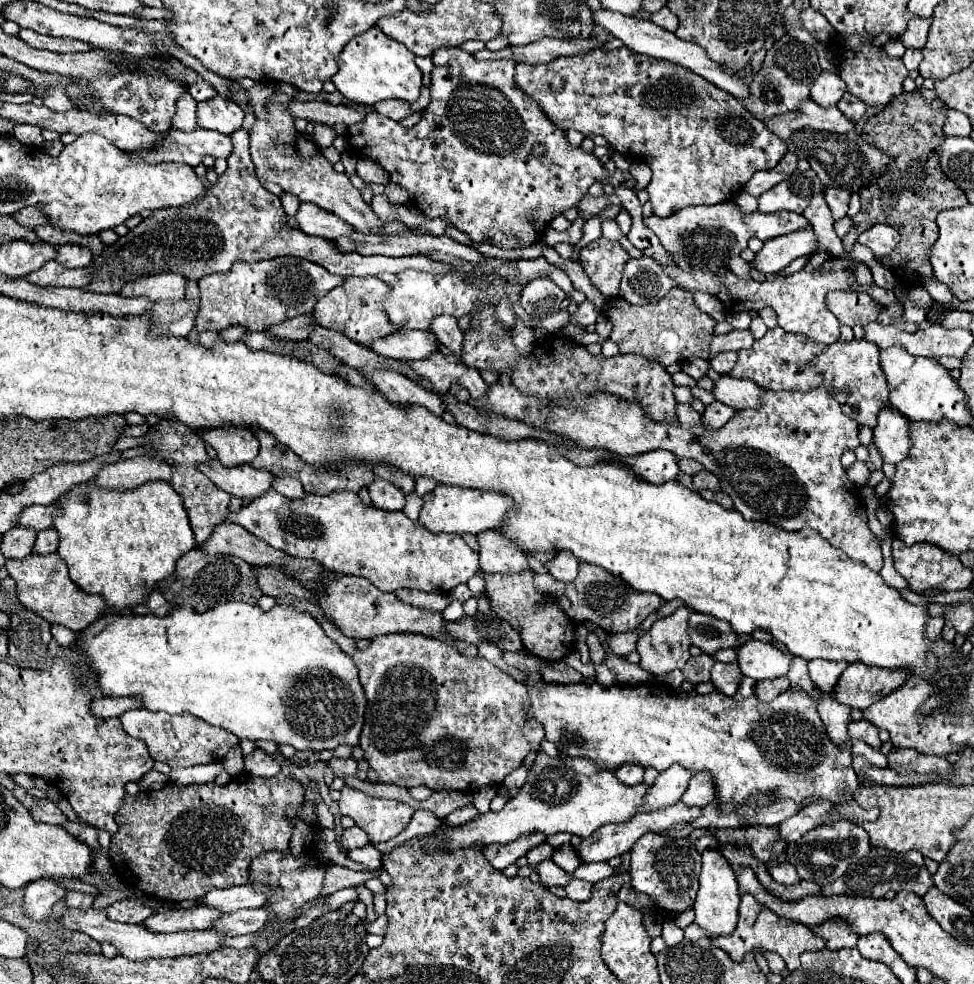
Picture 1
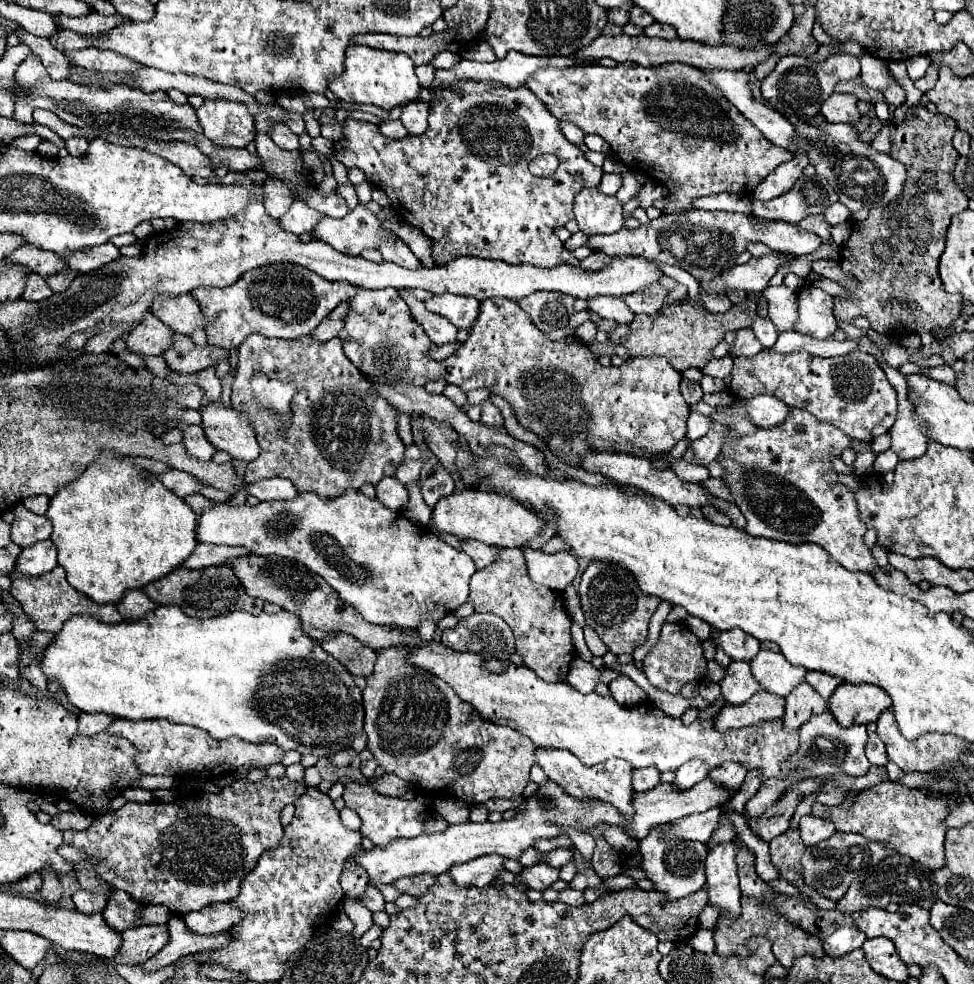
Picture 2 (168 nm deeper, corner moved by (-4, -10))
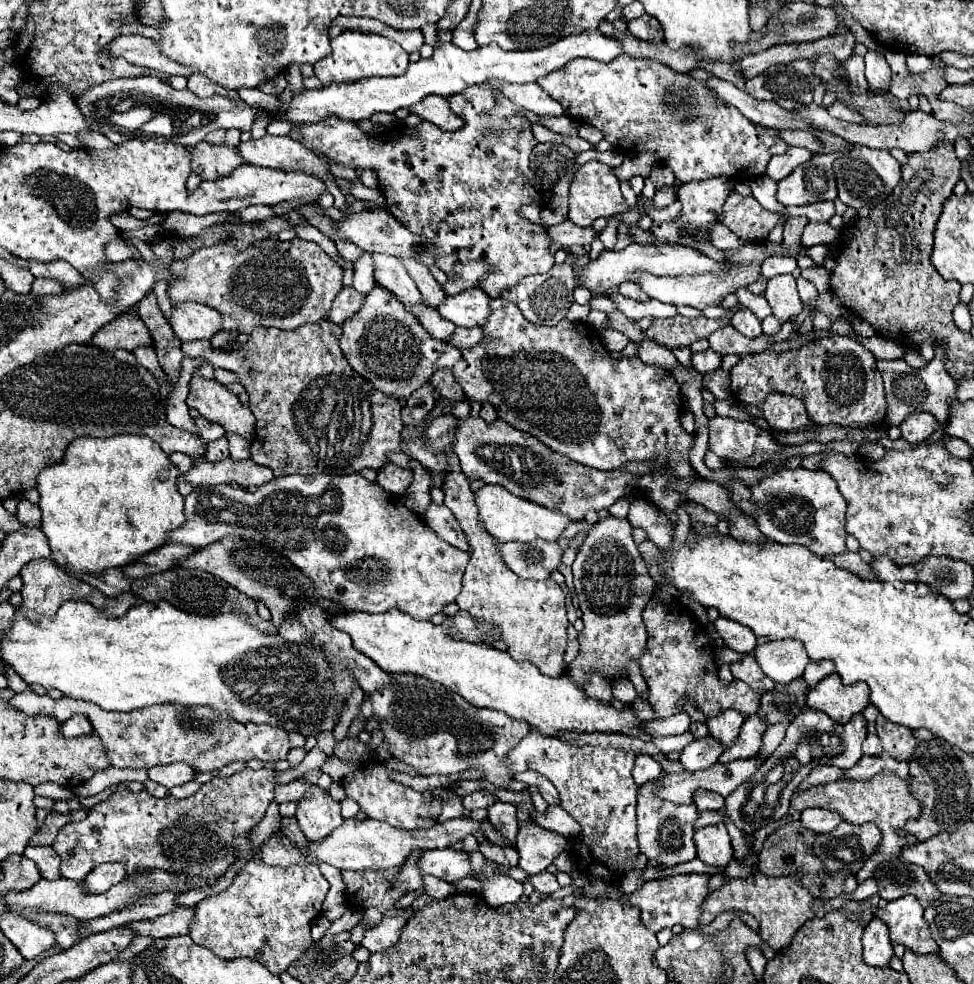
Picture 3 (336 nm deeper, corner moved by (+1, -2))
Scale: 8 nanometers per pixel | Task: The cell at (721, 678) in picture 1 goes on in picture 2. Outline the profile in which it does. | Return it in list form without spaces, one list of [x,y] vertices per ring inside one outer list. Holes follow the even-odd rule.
[[[731,662],[731,666],[725,672],[725,678],[721,680],[721,694],[727,700],[727,704],[739,706],[759,690],[763,688],[755,682],[755,678],[751,678],[749,662]]]

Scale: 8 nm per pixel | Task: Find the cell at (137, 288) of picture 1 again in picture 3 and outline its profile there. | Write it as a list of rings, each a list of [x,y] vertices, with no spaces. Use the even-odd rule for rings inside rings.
[[[184,302],[182,306],[172,306],[172,314],[168,320],[174,334],[182,342],[210,340],[214,334],[222,330],[220,312],[196,302]]]

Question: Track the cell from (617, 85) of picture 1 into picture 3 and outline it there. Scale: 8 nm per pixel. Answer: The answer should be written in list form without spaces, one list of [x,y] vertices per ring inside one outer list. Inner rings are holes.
[[[622,54],[614,62],[594,62],[590,58],[578,58],[564,68],[546,74],[538,84],[562,104],[566,116],[578,124],[596,126],[616,152],[654,152],[662,166],[670,166],[680,184],[706,180],[716,176],[728,176],[732,180],[752,180],[766,172],[766,164],[774,154],[784,154],[788,144],[778,136],[778,130],[754,126],[738,110],[718,102],[714,92],[706,88],[702,80],[694,80],[688,74],[678,74],[666,64],[650,58],[630,58]]]

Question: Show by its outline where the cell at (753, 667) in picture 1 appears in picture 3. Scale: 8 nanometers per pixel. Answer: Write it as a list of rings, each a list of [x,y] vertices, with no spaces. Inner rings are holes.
[[[792,638],[756,646],[754,656],[762,672],[766,672],[774,682],[782,682],[782,684],[800,678],[802,670],[810,662],[806,650],[802,648],[802,642]]]

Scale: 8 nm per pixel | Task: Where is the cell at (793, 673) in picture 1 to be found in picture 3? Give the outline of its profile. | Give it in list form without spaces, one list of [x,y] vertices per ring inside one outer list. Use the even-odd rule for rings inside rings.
[[[774,724],[774,726],[770,726],[768,730],[766,730],[766,734],[764,734],[764,744],[762,744],[762,748],[760,748],[760,762],[764,762],[774,750],[776,750],[776,746],[782,742],[782,738],[784,738],[784,732],[786,732],[786,724]]]

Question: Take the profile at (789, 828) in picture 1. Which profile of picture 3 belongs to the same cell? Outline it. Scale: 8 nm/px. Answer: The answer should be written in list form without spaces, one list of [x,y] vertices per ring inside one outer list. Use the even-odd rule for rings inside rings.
[[[808,808],[802,812],[802,824],[814,832],[830,832],[842,822],[842,816],[834,810]]]

